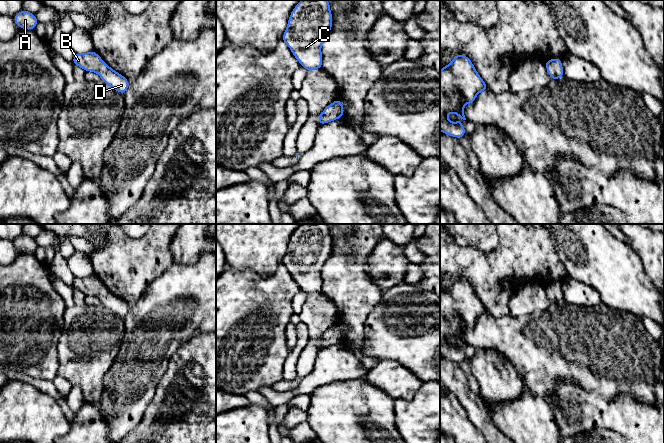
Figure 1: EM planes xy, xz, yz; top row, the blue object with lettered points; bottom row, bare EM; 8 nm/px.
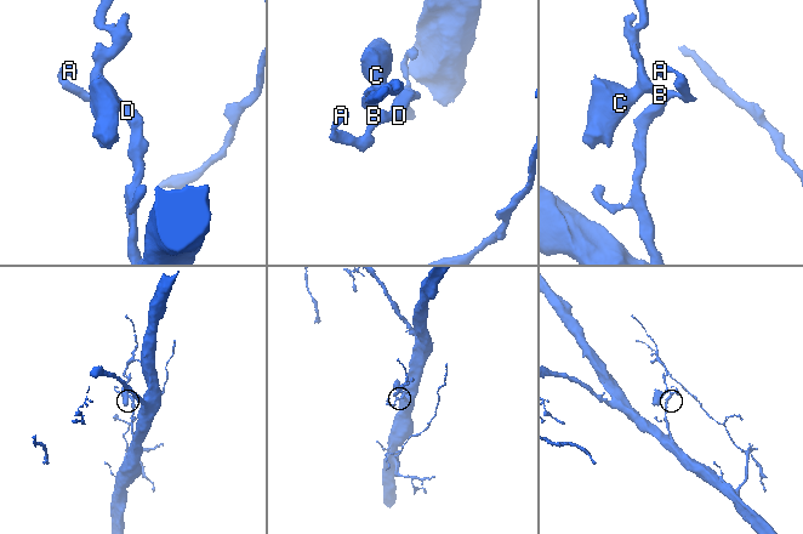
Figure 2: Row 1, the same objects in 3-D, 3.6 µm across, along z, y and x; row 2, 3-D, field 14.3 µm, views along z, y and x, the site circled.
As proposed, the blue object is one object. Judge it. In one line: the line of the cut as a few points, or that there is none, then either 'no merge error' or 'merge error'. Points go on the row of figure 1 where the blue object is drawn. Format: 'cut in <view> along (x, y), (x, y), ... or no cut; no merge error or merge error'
no cut; no merge error

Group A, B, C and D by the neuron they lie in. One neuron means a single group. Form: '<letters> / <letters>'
A B C D

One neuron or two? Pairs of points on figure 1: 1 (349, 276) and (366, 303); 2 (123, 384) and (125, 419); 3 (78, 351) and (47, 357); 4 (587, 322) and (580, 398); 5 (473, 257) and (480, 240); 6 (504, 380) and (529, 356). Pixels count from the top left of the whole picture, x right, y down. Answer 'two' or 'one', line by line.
1: one
2: one
3: two
4: two
5: two
6: two

